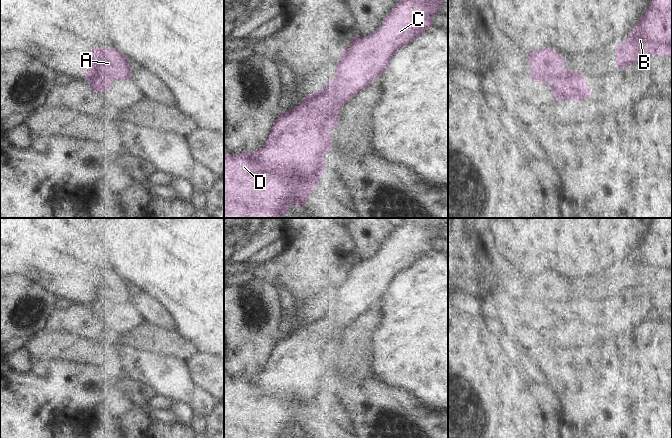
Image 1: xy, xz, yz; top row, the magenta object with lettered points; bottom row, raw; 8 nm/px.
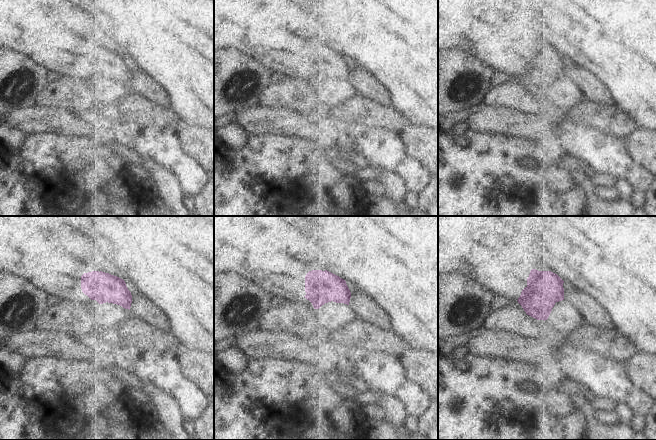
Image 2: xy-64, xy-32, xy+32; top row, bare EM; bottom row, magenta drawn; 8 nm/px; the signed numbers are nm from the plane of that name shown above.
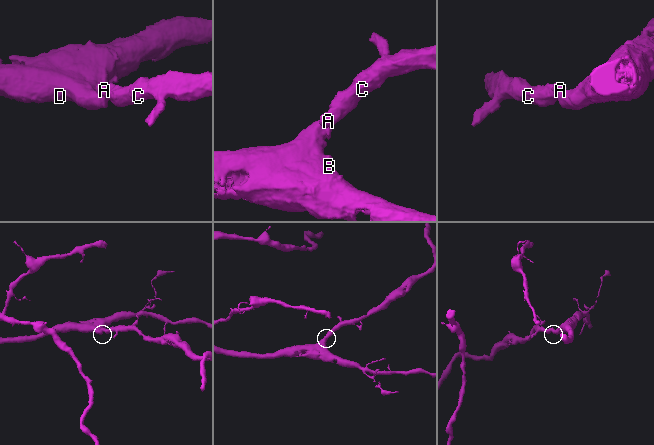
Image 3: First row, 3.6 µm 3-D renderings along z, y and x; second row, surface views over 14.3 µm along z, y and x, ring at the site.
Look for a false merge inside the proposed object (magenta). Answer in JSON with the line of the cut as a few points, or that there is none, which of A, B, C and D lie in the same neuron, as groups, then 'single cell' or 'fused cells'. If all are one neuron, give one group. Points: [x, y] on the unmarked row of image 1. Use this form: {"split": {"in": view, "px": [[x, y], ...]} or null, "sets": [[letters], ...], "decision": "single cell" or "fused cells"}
{"split": null, "sets": [["A", "B", "C", "D"]], "decision": "single cell"}

